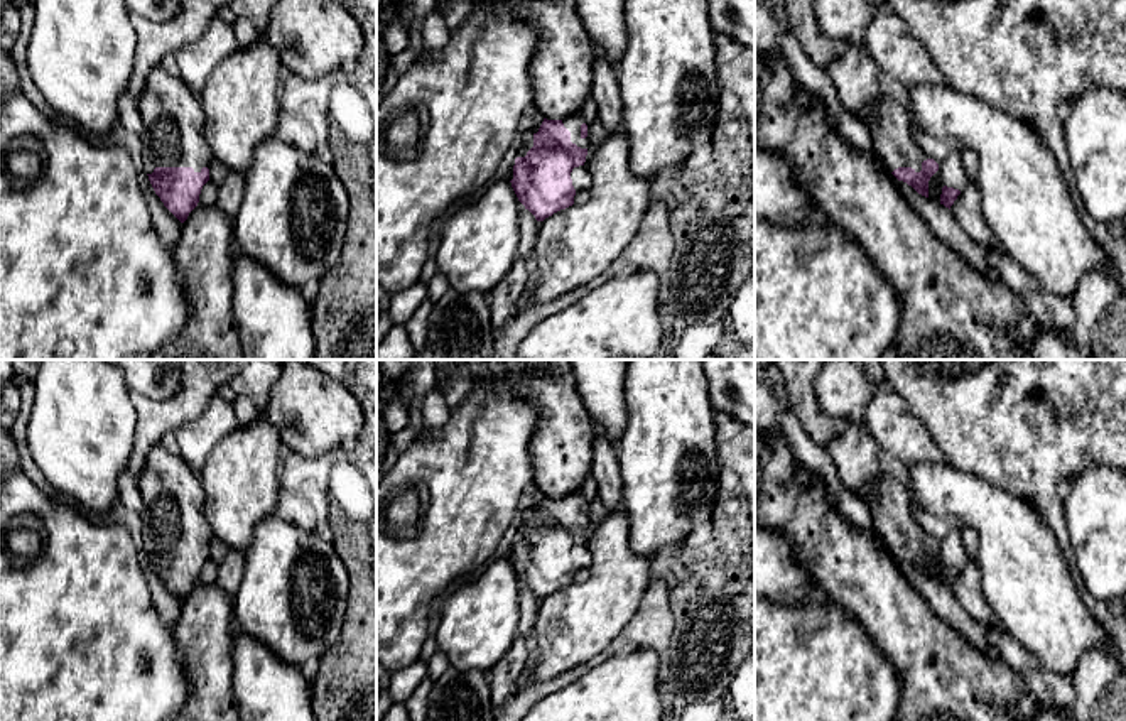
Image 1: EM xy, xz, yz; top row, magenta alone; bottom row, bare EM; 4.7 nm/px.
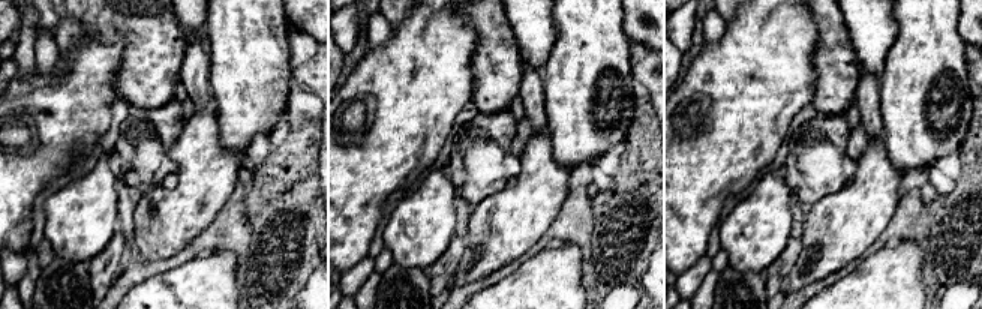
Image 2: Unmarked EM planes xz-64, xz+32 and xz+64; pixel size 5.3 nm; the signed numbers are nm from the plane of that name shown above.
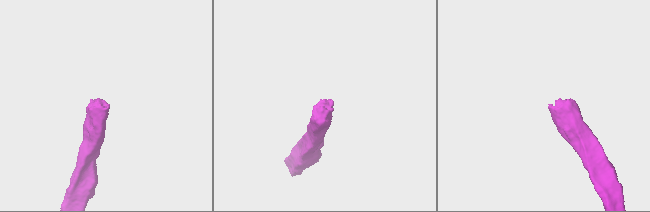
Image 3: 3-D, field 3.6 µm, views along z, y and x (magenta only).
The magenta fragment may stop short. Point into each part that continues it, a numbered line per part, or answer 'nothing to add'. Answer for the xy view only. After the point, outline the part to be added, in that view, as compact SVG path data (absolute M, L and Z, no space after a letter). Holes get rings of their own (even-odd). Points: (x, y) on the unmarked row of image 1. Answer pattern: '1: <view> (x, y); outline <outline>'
1: xy (173, 514); outline M171 442L157 444L149 453L138 488L143 496L142 540L147 552L155 545L209 547L213 530L204 513L201 480Z

